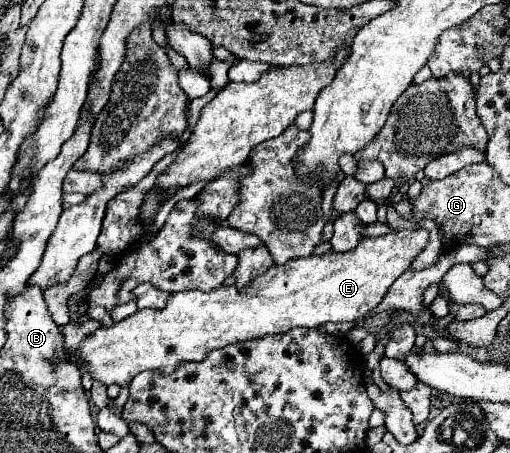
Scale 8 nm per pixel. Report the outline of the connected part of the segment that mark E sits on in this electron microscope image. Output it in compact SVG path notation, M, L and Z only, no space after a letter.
M398 230L394 234L386 234L382 238L362 238L360 244L346 252L334 254L328 252L324 256L310 256L286 262L286 266L272 266L260 278L254 278L250 286L238 290L236 286L218 286L212 292L198 292L198 290L184 290L174 292L166 300L162 310L138 310L132 316L114 322L112 326L100 326L96 332L86 336L76 350L66 350L66 354L56 354L54 362L68 360L74 362L78 368L86 364L86 372L90 372L94 382L104 386L118 384L120 388L128 386L130 380L142 370L156 370L160 374L170 374L180 362L188 360L204 360L208 352L224 348L228 344L238 344L254 338L264 338L268 334L286 334L288 330L300 328L318 328L328 322L354 322L374 310L394 280L410 270L414 258L424 250L428 244L428 230Z

